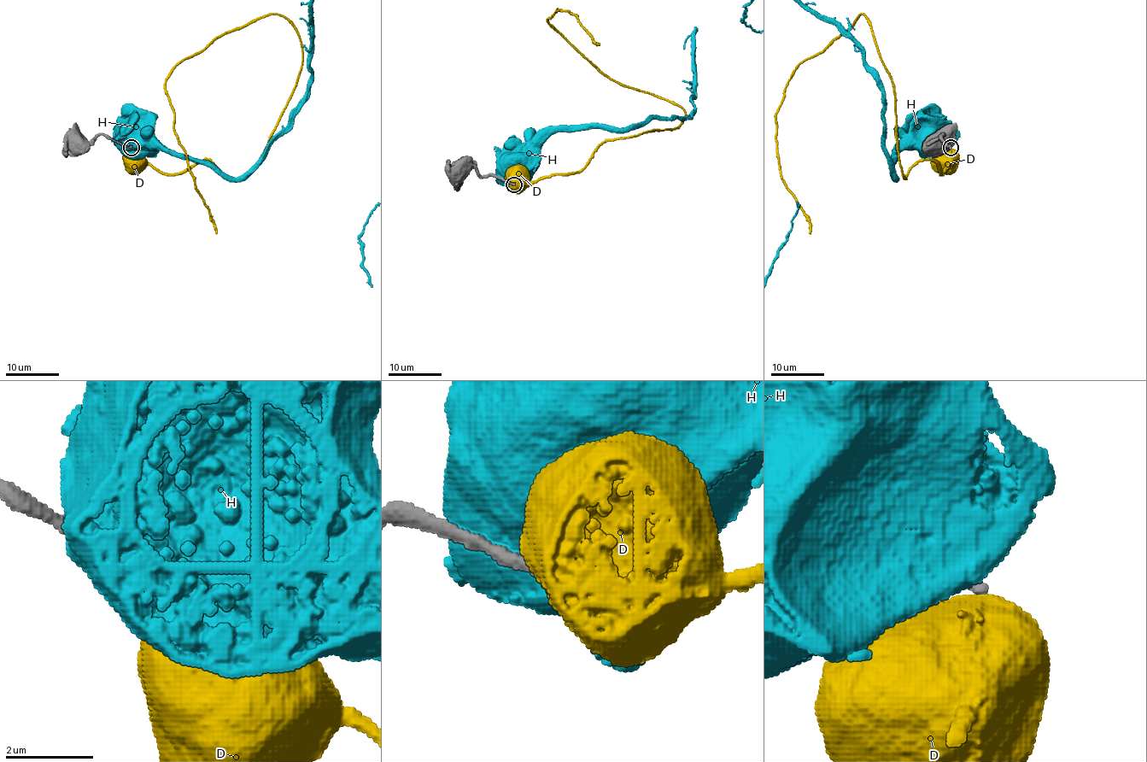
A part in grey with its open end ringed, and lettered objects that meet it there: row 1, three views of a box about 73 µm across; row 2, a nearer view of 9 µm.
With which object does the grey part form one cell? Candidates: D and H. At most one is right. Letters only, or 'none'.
none

